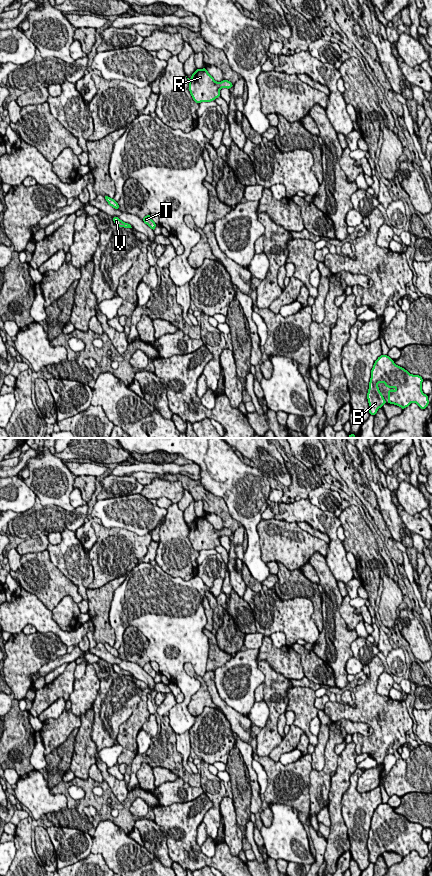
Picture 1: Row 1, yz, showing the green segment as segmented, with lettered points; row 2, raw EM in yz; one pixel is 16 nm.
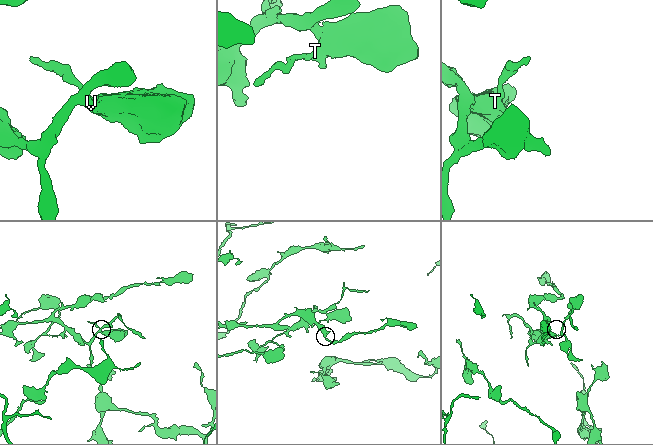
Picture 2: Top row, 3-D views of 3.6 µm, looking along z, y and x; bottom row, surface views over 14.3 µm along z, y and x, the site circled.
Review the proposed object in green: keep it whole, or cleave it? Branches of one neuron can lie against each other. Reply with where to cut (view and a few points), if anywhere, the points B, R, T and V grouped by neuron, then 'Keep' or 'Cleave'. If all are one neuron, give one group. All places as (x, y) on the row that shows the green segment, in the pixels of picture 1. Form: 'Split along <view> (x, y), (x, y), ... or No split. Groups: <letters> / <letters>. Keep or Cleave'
No split. Groups: B R T V. Keep

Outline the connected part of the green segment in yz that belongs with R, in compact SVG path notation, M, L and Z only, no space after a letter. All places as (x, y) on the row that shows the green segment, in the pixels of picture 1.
M206 68L196 69L189 79L189 91L193 100L200 104L201 102L211 102L220 97L220 90L222 88L230 89L234 85L228 81L223 80L217 82L208 73Z

